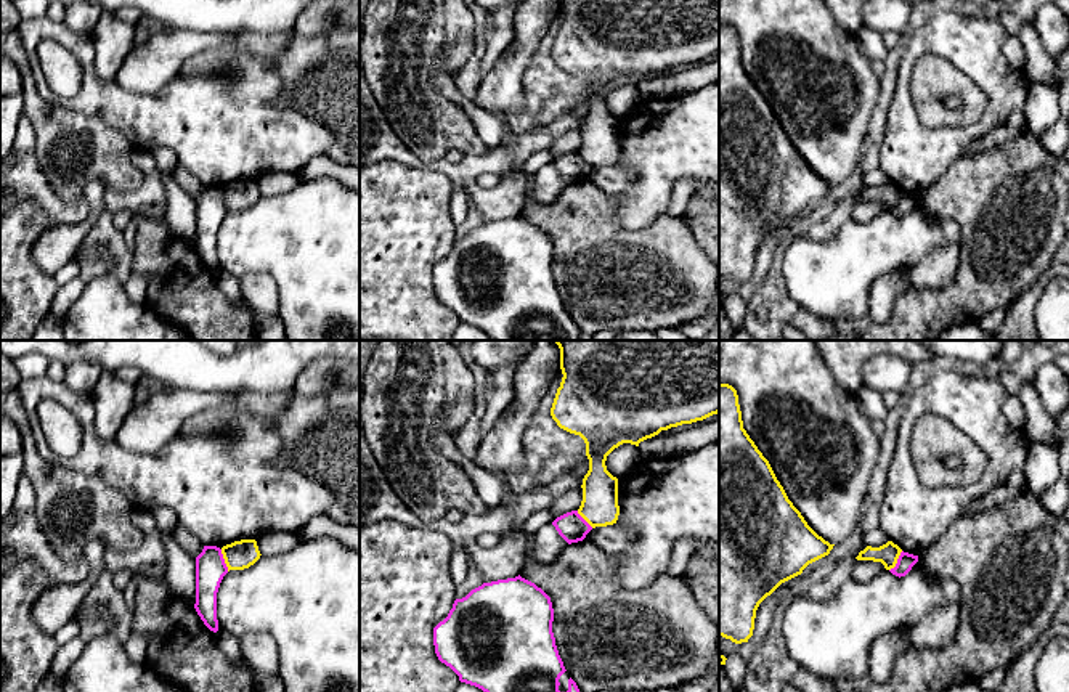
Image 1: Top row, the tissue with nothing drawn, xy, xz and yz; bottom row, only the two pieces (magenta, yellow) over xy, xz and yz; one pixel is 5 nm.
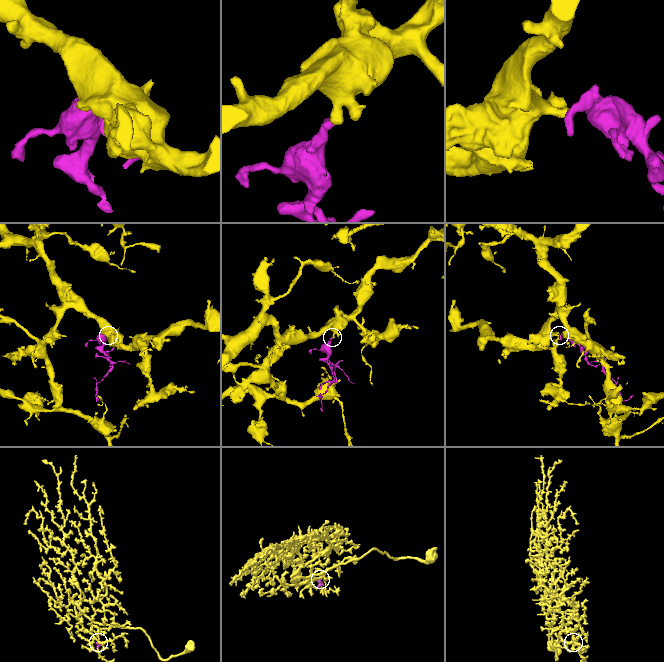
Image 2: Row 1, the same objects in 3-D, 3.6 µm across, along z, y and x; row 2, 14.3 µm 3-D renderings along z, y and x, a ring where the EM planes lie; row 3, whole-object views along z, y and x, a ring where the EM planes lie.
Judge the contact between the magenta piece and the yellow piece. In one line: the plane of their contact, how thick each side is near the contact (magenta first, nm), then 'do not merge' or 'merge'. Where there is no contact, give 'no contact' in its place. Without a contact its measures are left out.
xy | 150/140 nm | do not merge

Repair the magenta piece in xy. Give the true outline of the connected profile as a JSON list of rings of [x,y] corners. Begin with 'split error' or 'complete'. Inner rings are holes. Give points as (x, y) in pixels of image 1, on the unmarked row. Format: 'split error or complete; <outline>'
complete; [[[204,186],[196,197],[196,244],[194,249],[204,265],[217,273],[217,233],[223,217],[228,214],[222,189]]]

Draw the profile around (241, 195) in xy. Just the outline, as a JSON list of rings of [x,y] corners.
[[[241,180],[222,188],[225,204],[230,210],[244,210],[260,199],[255,180]]]

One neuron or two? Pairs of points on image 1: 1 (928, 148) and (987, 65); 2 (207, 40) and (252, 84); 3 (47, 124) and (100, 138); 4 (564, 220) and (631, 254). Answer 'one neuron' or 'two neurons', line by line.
1: one neuron
2: two neurons
3: one neuron
4: one neuron

